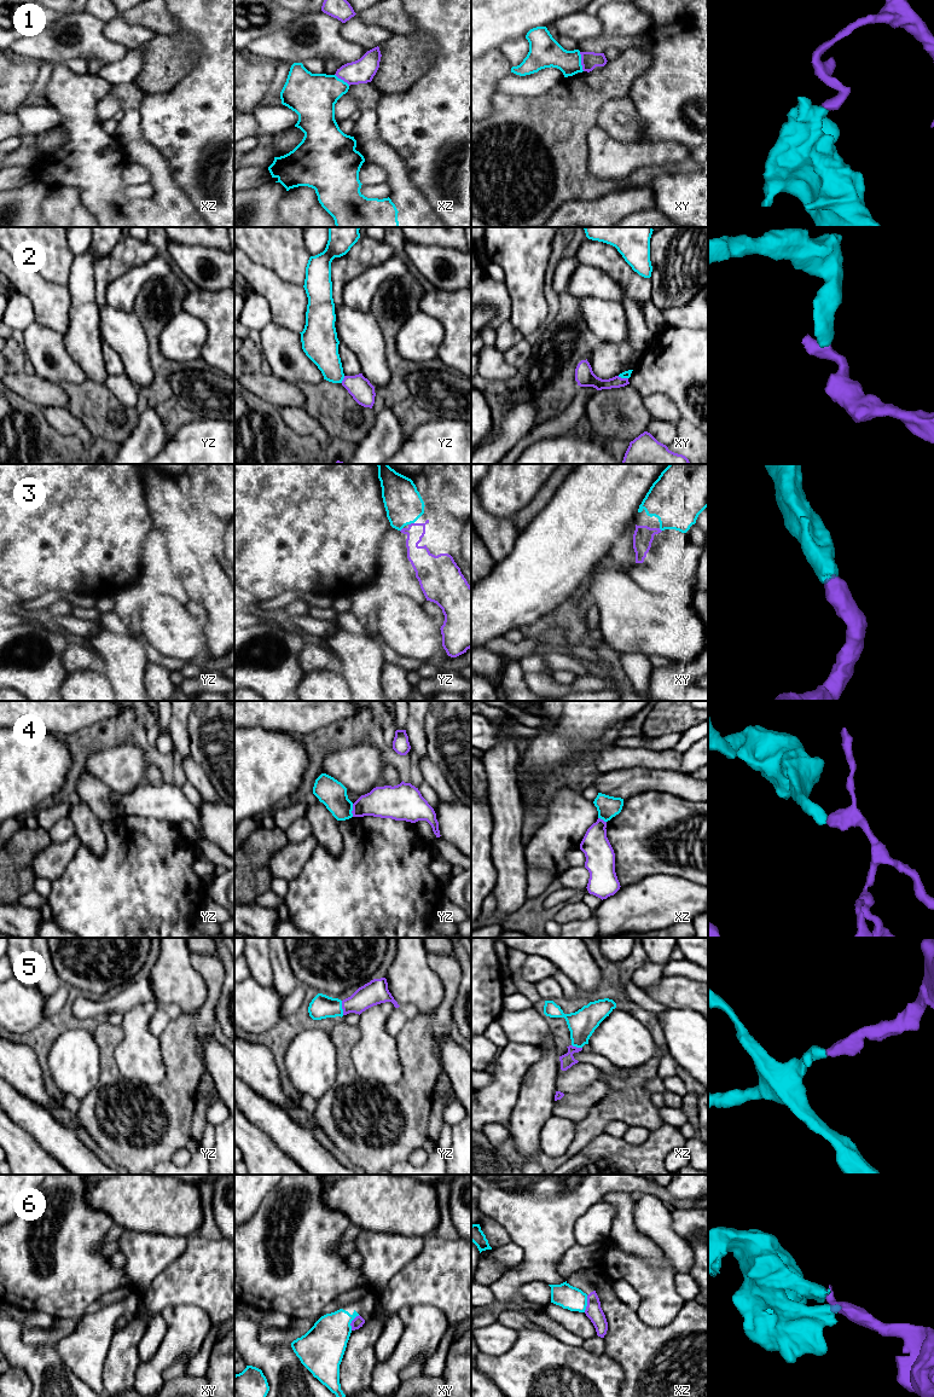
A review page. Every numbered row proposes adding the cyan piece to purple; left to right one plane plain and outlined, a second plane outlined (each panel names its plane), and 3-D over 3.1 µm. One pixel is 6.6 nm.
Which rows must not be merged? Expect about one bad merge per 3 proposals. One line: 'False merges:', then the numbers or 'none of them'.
False merges: 1, 2, 4, 6

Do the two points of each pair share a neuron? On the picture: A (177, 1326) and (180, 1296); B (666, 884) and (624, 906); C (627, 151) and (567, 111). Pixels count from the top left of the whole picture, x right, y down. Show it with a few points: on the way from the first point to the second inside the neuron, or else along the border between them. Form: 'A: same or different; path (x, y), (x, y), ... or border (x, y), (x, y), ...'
A: different; border (207, 1313), (192, 1305), (167, 1305), (160, 1314)
B: same; path (655, 894), (643, 906), (634, 906)
C: different; border (596, 125), (587, 134), (587, 155)

